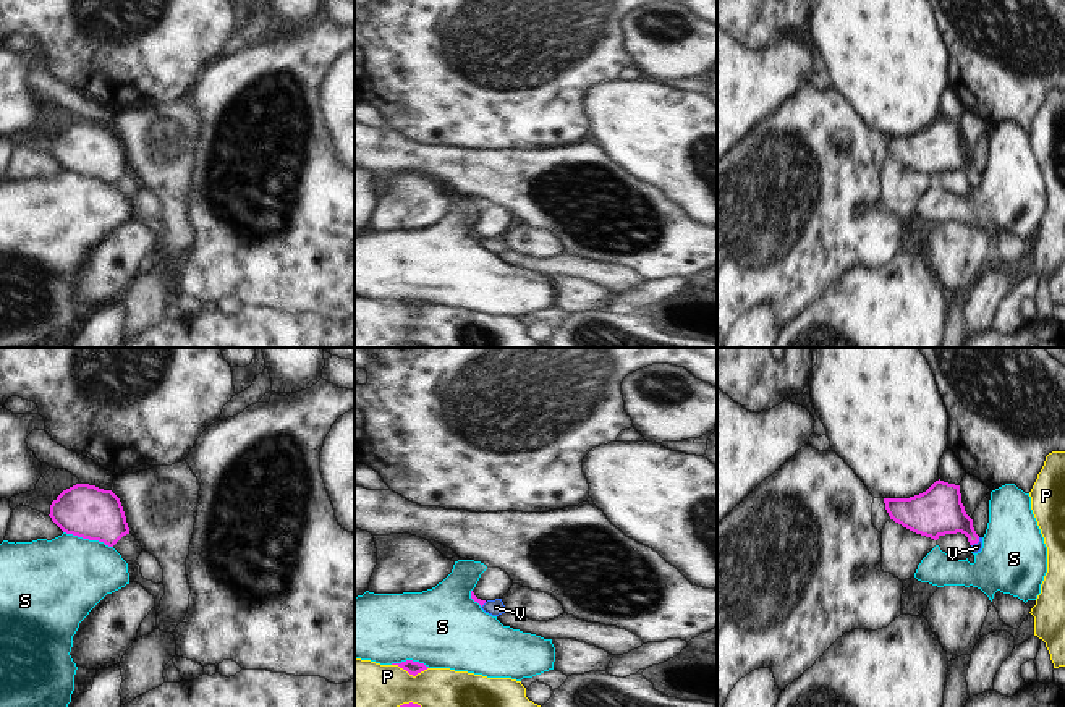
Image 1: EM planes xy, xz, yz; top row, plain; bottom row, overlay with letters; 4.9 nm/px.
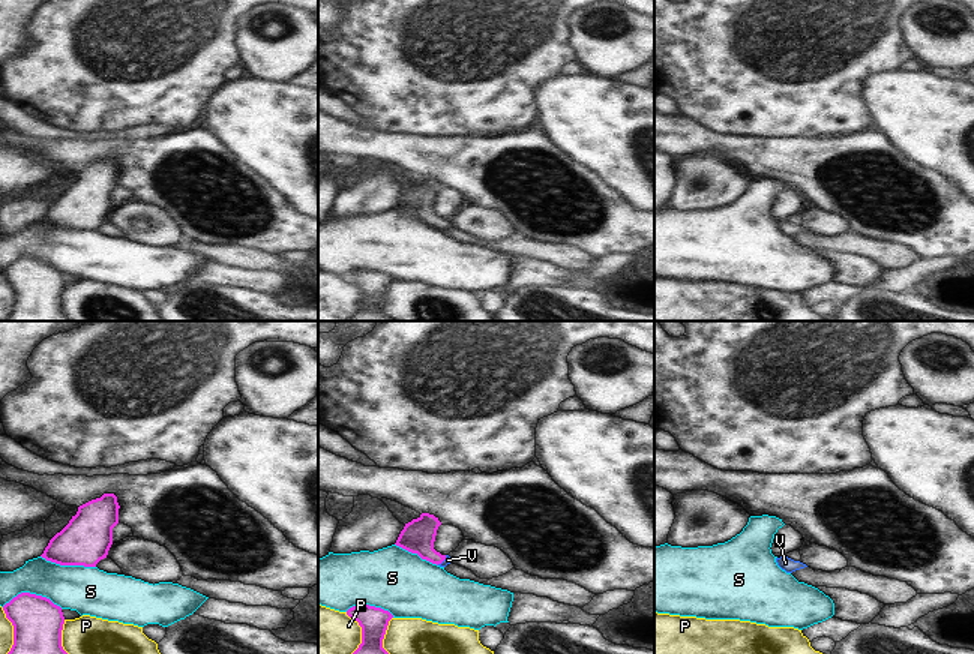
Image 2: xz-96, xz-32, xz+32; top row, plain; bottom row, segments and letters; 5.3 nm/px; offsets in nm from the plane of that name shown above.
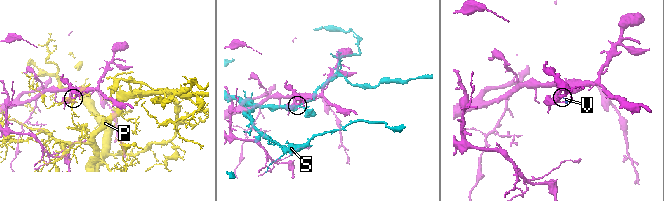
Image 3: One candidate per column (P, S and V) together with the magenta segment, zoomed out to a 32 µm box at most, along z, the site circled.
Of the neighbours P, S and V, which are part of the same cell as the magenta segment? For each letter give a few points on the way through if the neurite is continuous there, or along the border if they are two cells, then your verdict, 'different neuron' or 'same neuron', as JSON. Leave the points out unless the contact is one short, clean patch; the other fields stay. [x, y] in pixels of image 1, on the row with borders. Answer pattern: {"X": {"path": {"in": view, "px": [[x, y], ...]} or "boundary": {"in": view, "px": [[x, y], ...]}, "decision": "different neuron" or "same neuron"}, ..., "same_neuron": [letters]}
{"P": {"decision": "different neuron"}, "S": {"decision": "different neuron"}, "V": {"path": {"in": "yz", "px": [[939, 510], [957, 520], [976, 542], [976, 547]]}, "decision": "same neuron"}, "same_neuron": ["V"]}

